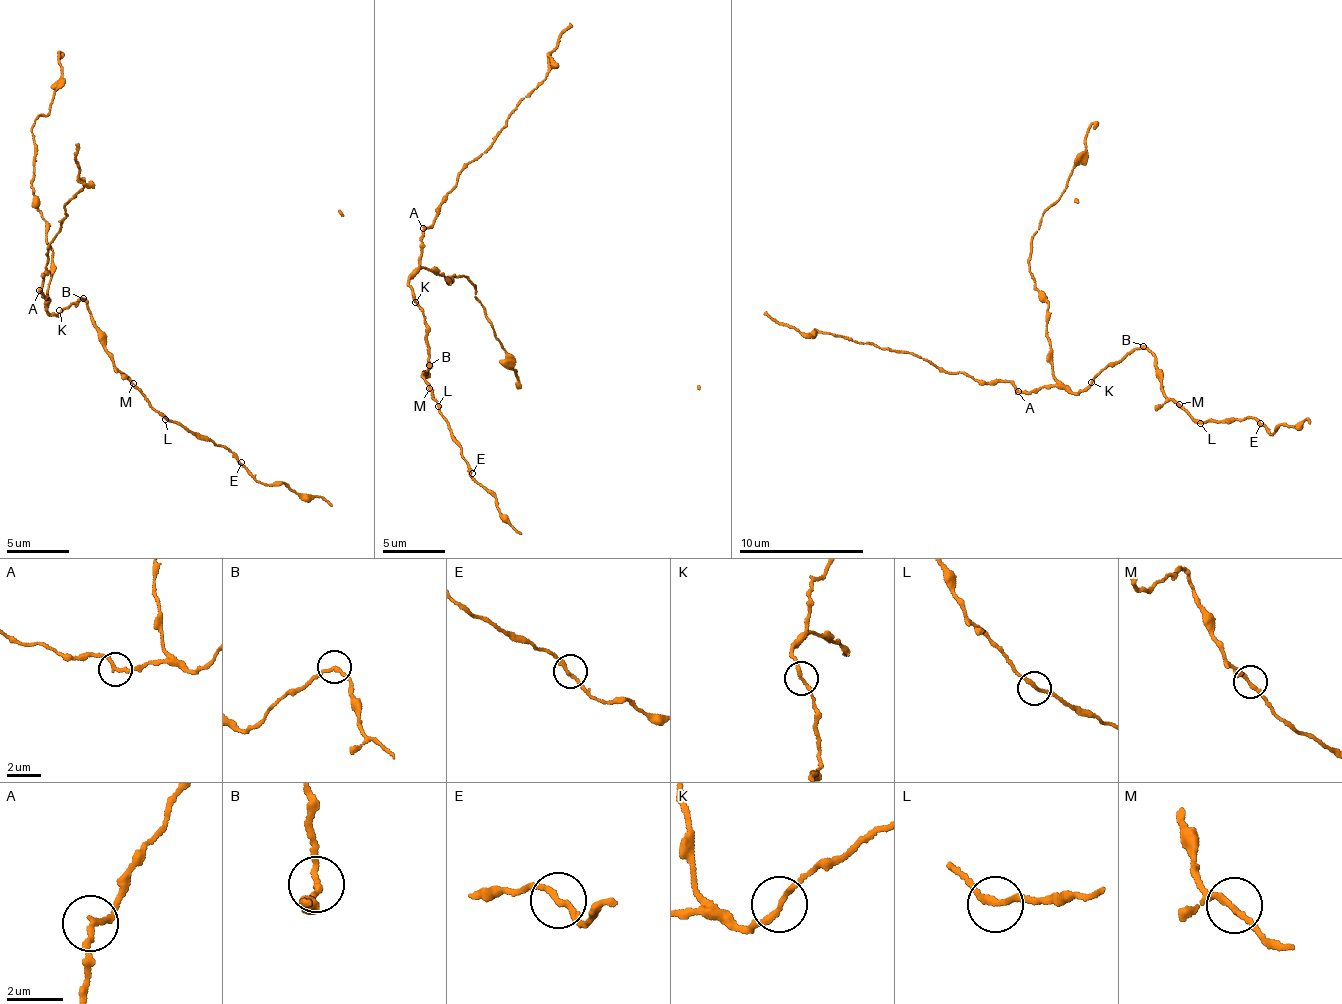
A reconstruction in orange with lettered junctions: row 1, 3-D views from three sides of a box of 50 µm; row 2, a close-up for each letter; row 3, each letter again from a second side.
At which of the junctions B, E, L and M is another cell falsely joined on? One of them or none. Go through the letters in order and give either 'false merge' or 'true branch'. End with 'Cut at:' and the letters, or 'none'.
B: true branch
E: true branch
L: true branch
M: true branch
Cut at: none

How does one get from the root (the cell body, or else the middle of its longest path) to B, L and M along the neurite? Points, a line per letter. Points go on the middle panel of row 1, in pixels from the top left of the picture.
B: (425, 337), (430, 364)
L: (425, 337), (429, 366), (427, 374), (422, 370), (422, 378), (438, 406)
M: (425, 337), (429, 366), (427, 374), (421, 371), (424, 383), (429, 388)

